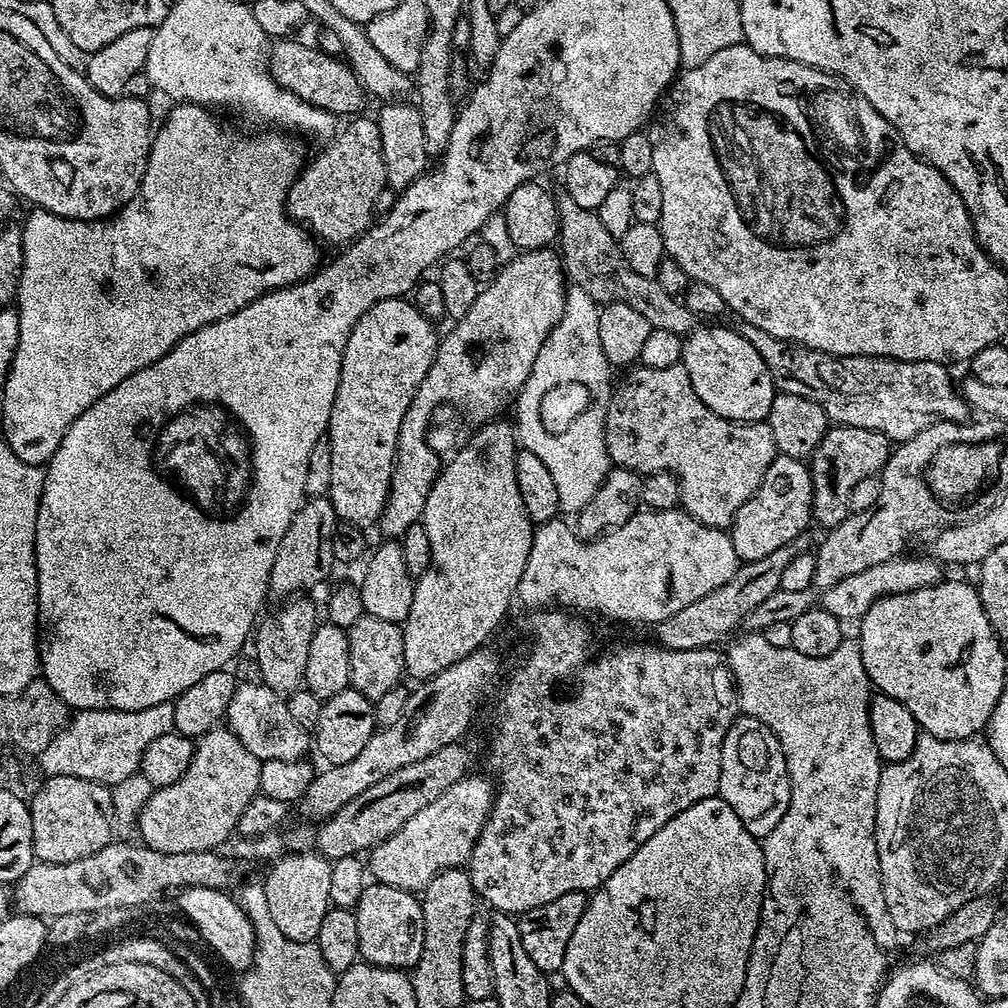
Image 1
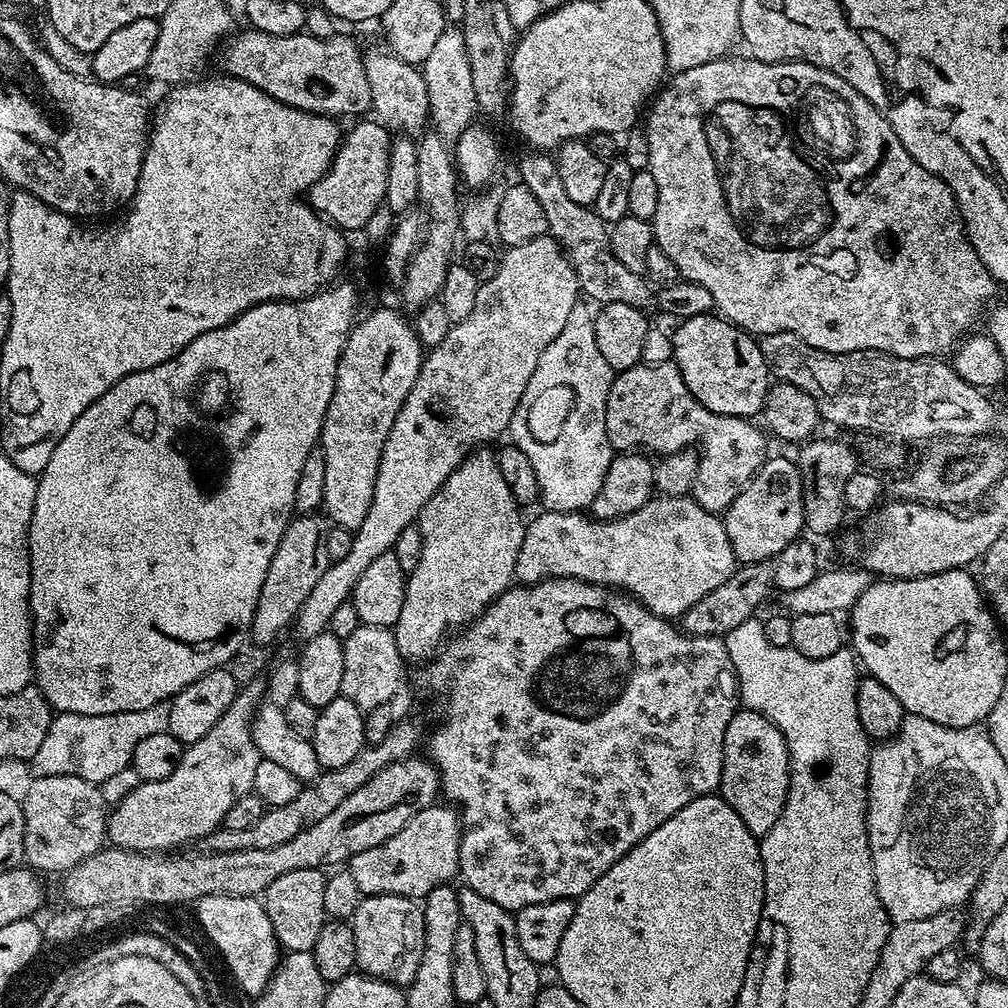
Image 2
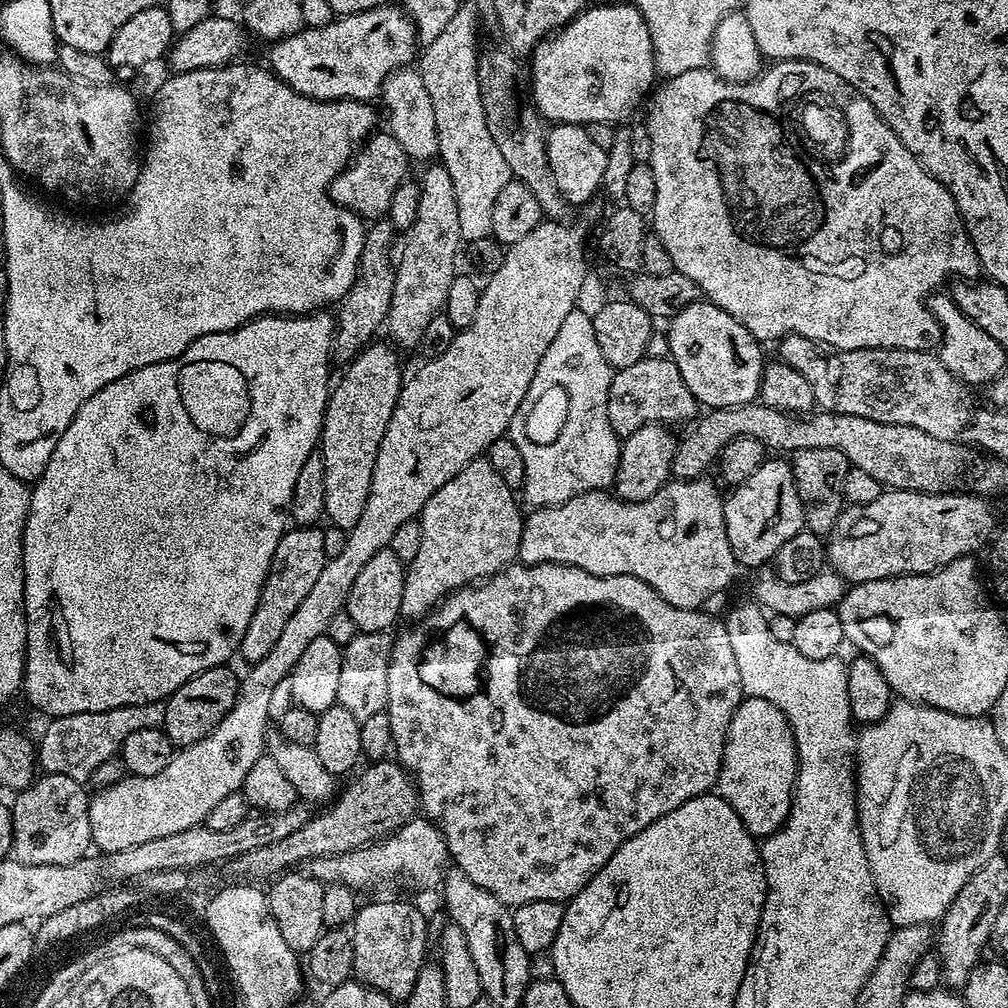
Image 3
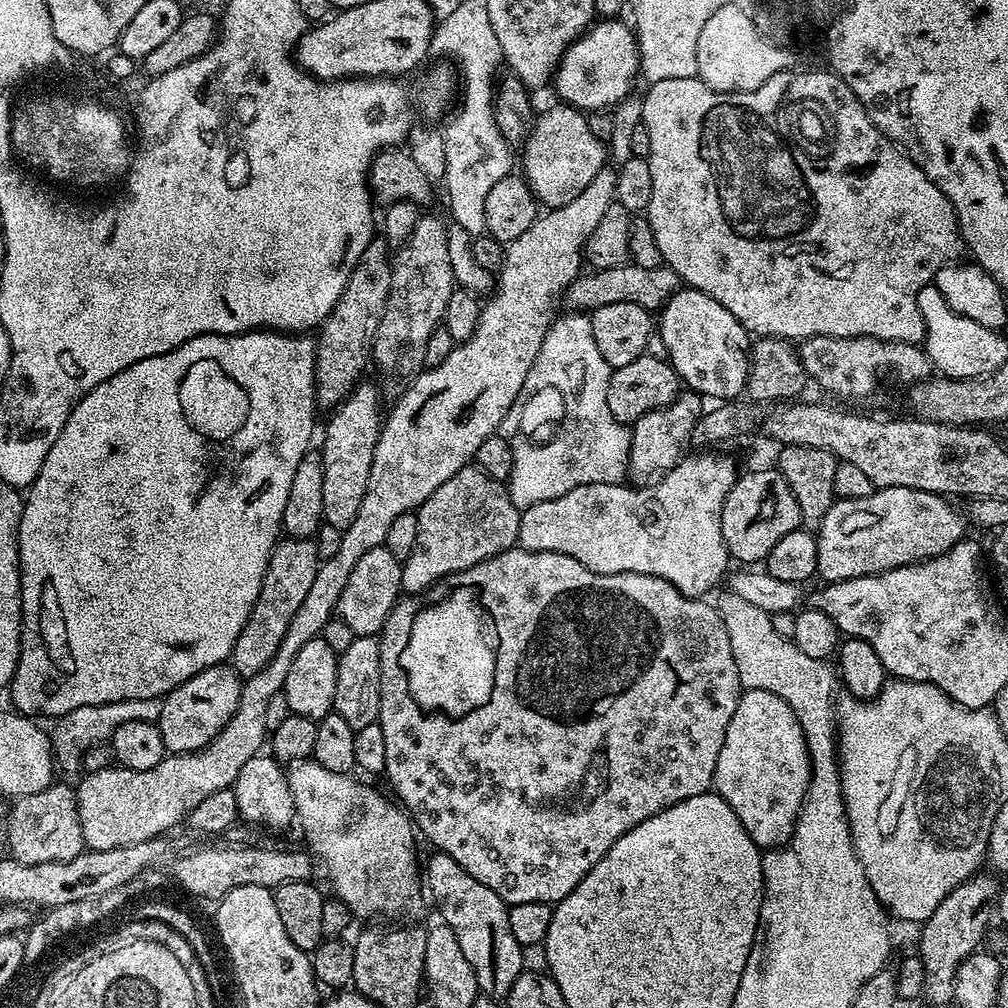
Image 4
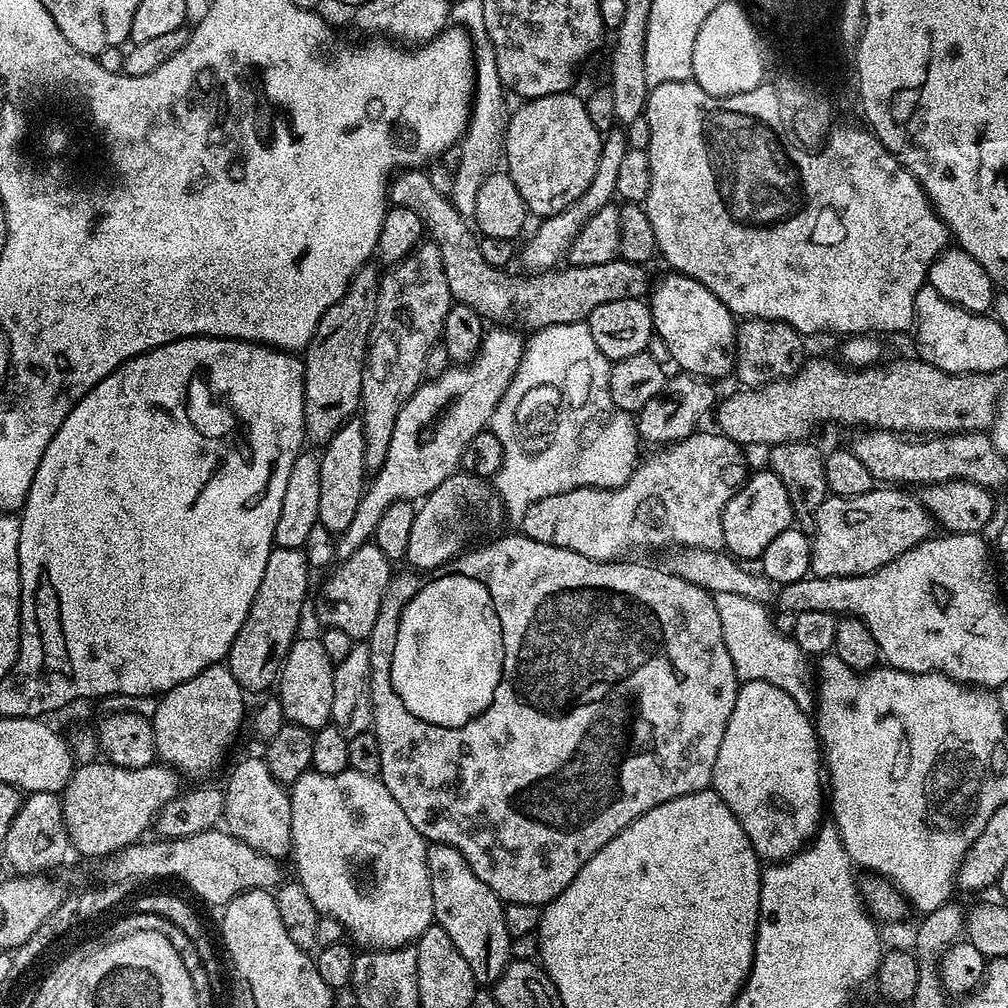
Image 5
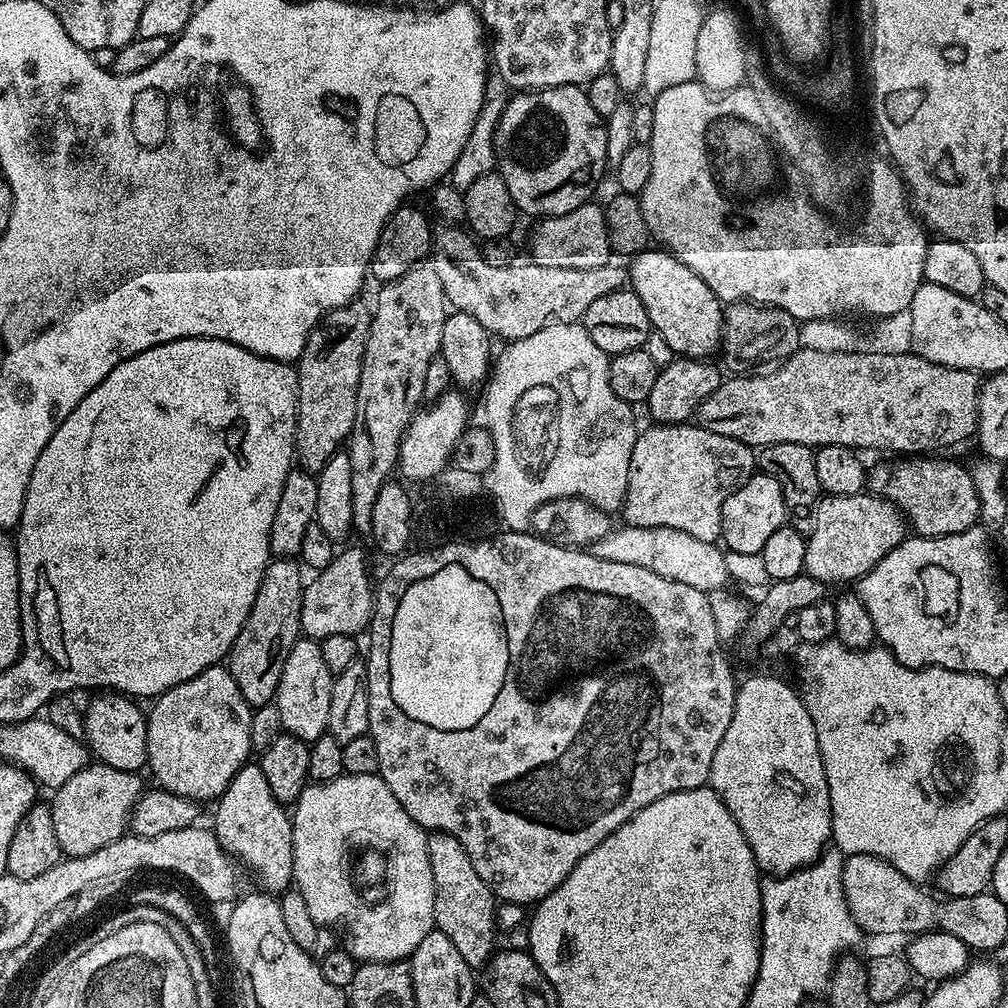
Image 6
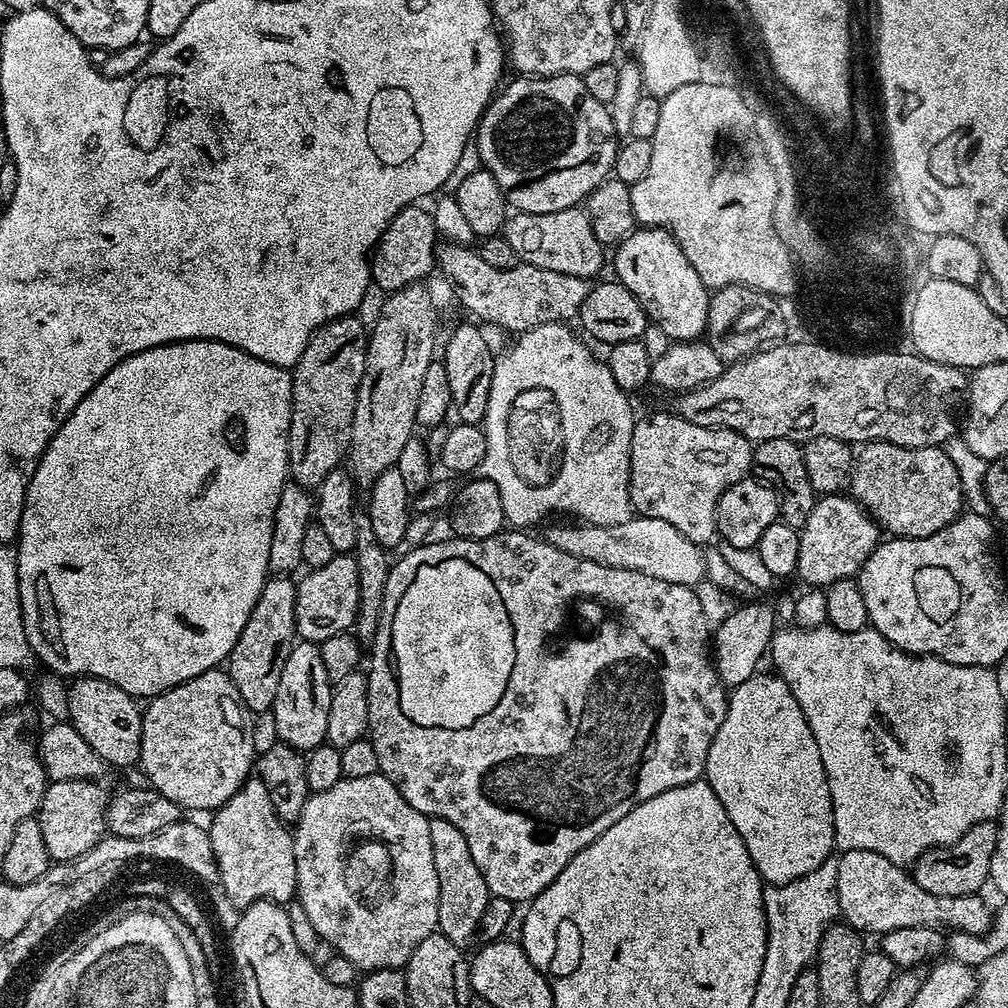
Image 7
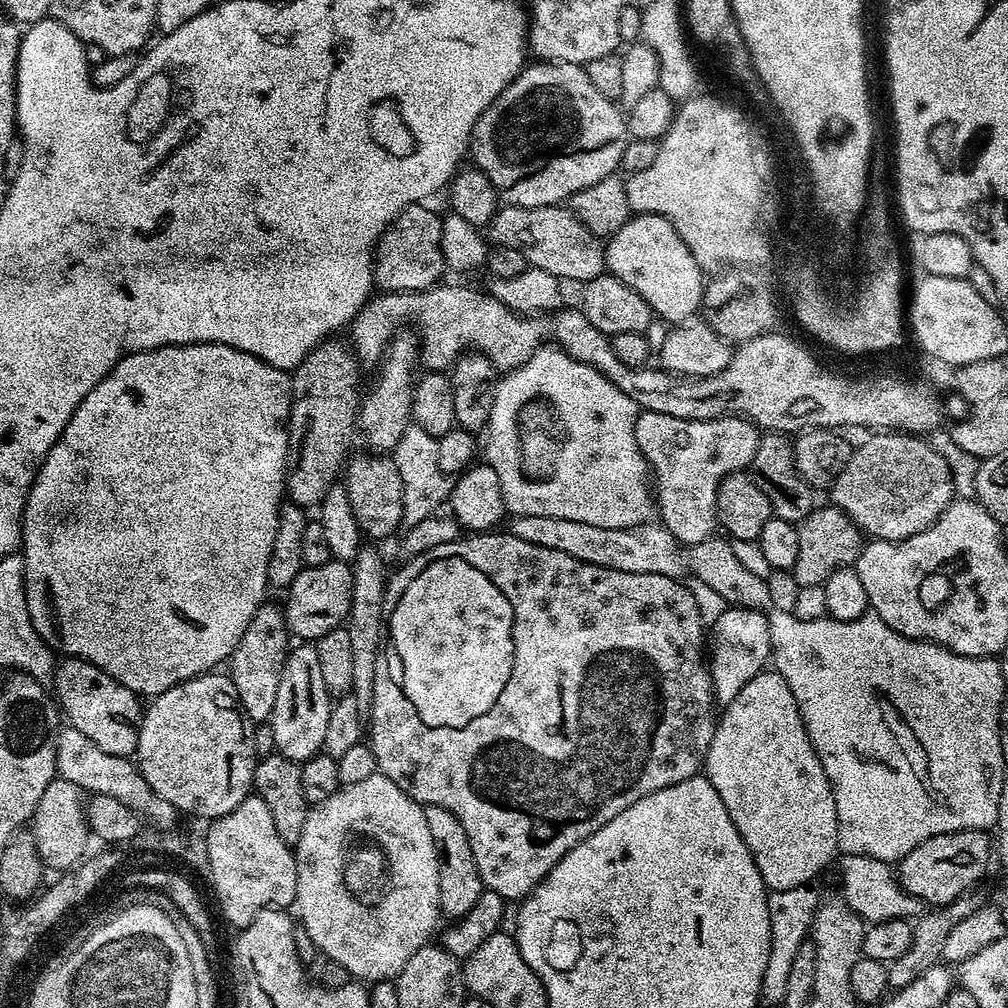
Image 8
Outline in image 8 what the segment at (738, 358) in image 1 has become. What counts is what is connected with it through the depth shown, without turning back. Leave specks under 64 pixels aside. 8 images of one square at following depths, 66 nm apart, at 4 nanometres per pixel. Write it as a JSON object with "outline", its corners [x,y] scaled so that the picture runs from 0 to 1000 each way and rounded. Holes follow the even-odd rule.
{"outline":[[[644,210],[628,213],[619,223],[602,235],[599,242],[599,260],[602,269],[612,274],[625,288],[637,292],[637,296],[647,306],[648,311],[660,319],[683,319],[695,309],[698,301],[699,271],[692,264],[688,252],[677,240],[673,228],[659,214],[650,214]]]}

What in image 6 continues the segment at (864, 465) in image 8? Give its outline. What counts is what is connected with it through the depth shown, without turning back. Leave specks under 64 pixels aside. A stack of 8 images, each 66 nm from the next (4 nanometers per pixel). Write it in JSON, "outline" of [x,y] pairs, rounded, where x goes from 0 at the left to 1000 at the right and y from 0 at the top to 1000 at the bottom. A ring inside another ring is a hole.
{"outline":[[[905,452],[885,462],[871,460],[864,463],[861,468],[862,485],[892,504],[912,532],[933,533],[967,523],[973,500],[963,467],[940,456],[927,455],[925,452]]]}

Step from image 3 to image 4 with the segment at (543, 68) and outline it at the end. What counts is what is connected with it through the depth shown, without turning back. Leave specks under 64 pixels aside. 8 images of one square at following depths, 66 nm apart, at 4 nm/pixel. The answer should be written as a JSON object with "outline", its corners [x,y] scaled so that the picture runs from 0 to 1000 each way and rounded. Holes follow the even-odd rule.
{"outline":[[[599,18],[588,23],[556,59],[550,88],[564,107],[572,107],[580,113],[606,109],[628,90],[627,82],[631,75],[633,79],[635,71],[635,48],[631,45],[630,31],[617,21],[615,18]]]}

